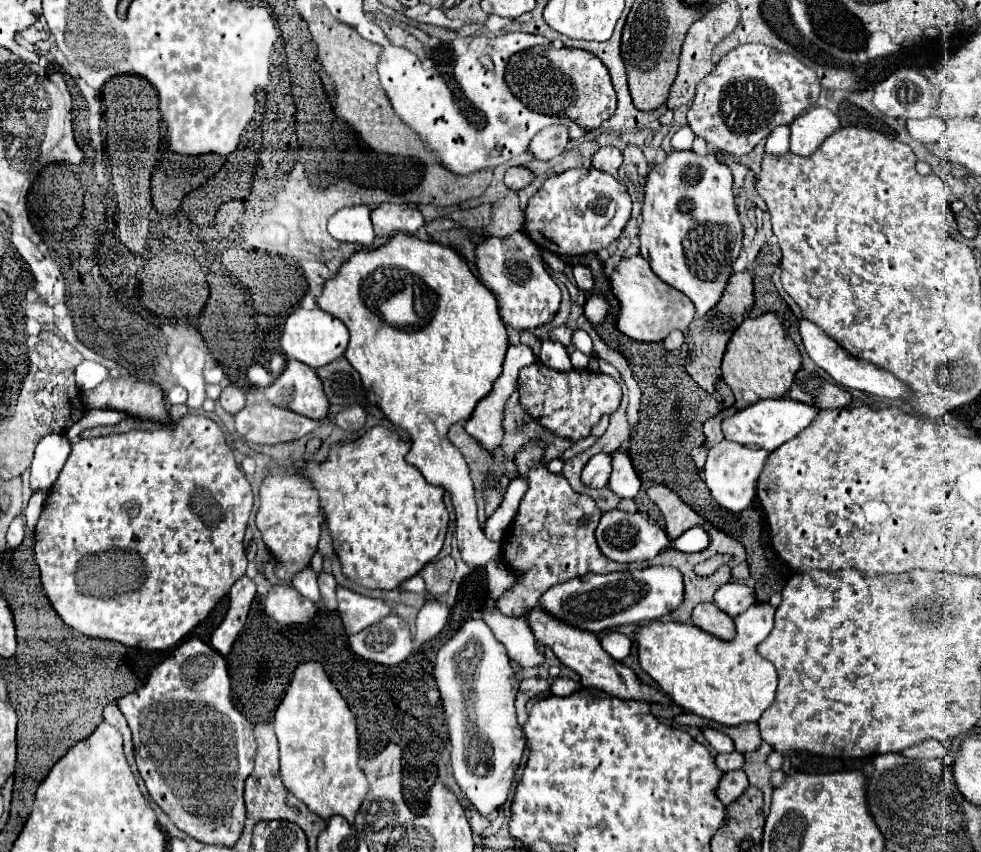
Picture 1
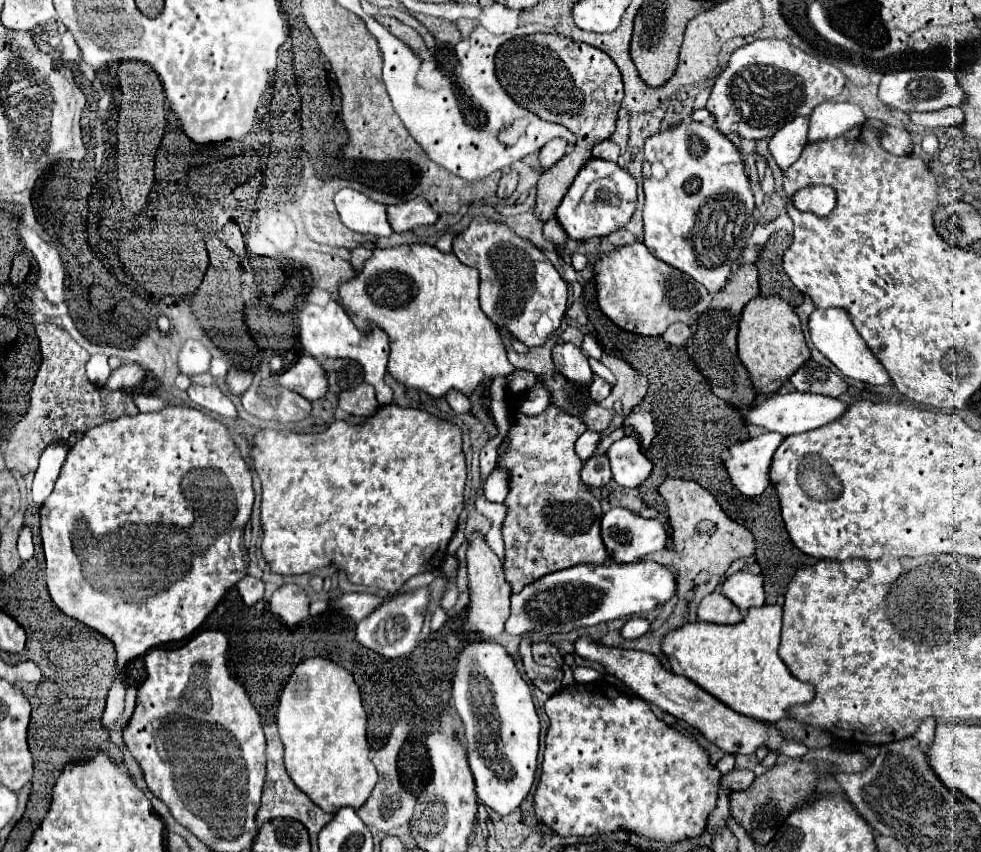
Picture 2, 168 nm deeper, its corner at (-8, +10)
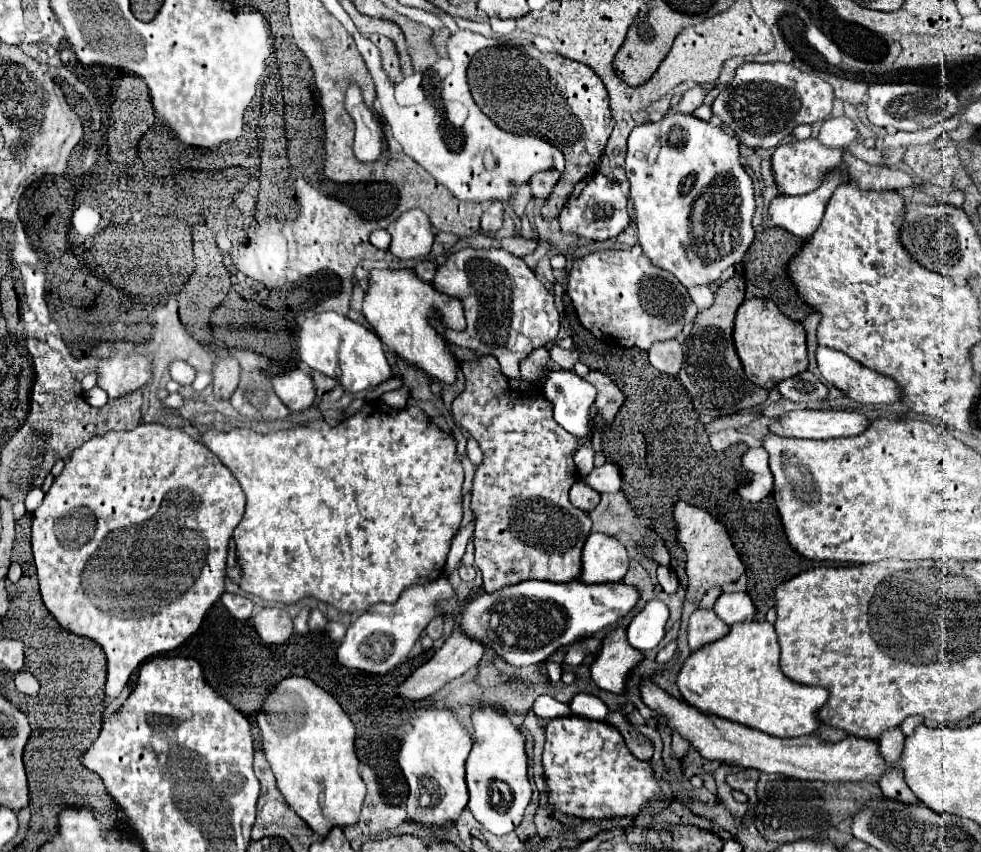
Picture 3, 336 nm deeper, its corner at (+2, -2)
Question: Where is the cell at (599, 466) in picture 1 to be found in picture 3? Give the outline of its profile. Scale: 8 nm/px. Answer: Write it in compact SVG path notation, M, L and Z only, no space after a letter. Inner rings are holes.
M578 480L572 488L570 488L570 502L576 506L576 508L582 508L584 512L590 512L596 508L596 504L600 502L600 494L586 486L584 480Z

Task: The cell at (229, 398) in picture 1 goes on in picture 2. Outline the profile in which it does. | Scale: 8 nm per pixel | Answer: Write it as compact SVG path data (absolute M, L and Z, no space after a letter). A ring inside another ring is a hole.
M230 368L226 374L226 384L232 394L242 394L252 384L252 372L244 368Z

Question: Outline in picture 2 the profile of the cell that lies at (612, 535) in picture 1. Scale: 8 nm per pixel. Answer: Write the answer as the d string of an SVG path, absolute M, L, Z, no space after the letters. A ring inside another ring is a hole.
M614 508L614 510L604 514L604 518L602 518L602 540L604 540L604 546L610 554L610 558L614 562L622 562L622 564L636 562L650 552L658 552L658 550L666 548L666 532L664 532L662 524L658 520L640 518L638 514L632 514L626 508Z

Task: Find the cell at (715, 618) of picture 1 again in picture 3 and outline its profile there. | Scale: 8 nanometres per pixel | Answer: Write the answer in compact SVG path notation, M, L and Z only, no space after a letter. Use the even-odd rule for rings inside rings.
M698 608L690 616L688 624L688 644L692 650L698 650L702 644L720 640L722 636L728 634L728 626L716 616L714 610L702 610Z

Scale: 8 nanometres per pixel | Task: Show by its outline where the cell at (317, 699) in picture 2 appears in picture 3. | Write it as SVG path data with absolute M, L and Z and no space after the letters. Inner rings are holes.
M300 676L284 678L270 692L262 710L258 712L258 726L262 732L262 750L276 776L278 790L286 798L288 806L316 834L326 836L330 828L348 826L358 820L366 796L366 784L358 774L356 752L346 752L346 712L330 692L314 684L310 678L300 678Z

